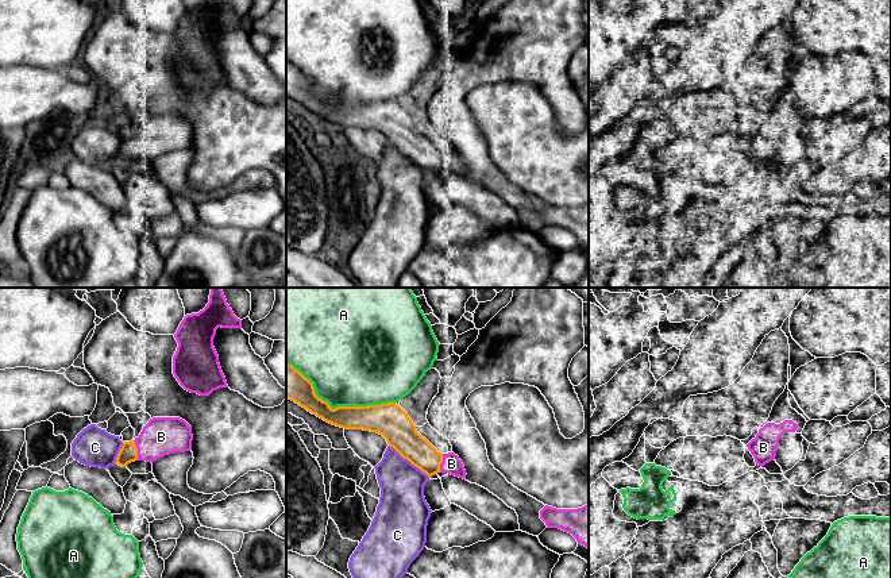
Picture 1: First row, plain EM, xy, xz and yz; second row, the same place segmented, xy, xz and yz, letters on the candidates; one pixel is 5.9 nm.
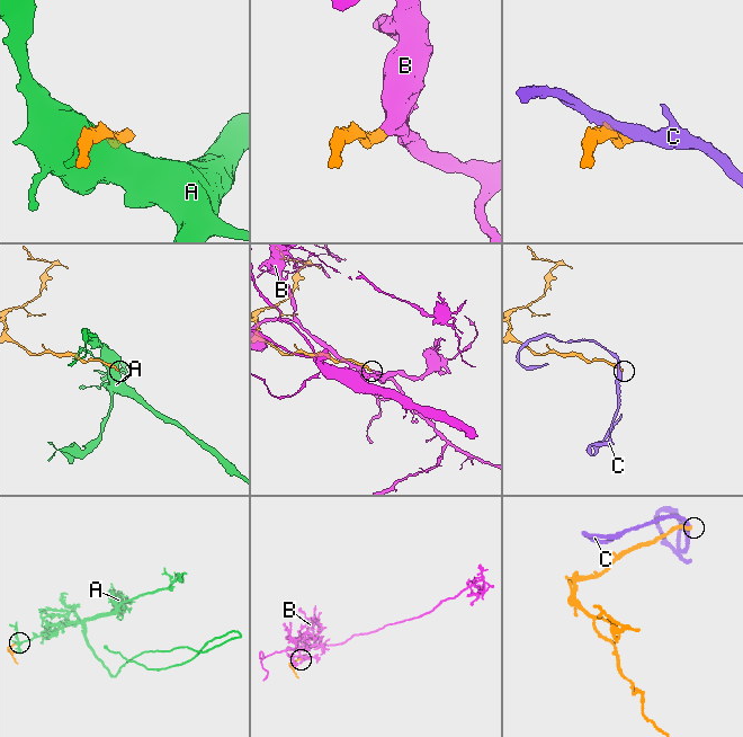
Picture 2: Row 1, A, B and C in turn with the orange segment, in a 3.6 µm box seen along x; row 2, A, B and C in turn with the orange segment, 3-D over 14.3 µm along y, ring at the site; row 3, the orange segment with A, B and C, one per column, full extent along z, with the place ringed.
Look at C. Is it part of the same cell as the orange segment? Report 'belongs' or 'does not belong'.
does not belong

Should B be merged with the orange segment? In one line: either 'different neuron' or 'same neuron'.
same neuron

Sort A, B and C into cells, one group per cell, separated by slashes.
A / B / C

